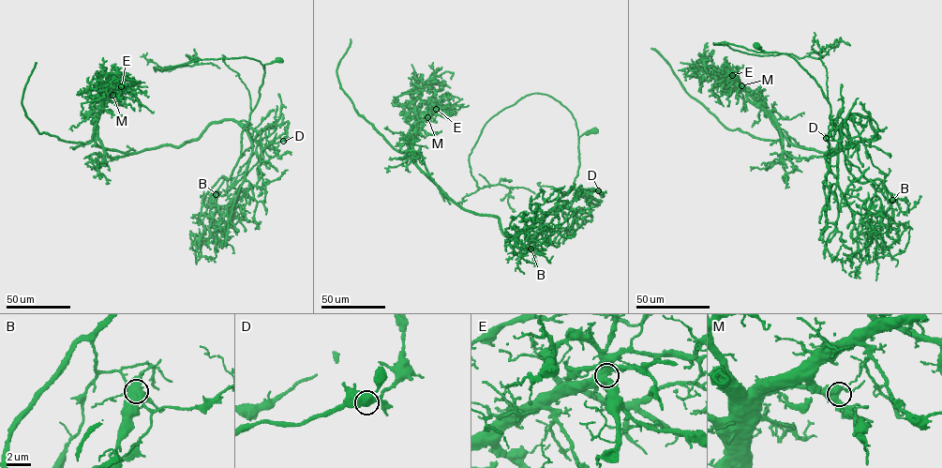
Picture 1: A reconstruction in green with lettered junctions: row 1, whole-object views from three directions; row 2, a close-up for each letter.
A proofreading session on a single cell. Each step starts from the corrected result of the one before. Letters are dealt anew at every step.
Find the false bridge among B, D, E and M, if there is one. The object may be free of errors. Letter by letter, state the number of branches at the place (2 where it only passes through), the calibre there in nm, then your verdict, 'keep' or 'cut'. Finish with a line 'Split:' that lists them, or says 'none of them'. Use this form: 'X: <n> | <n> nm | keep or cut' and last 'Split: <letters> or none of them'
B: 7 | 600 nm | cut
D: 3 | 600 nm | keep
E: 4 | 500 nm | keep
M: 4 | 500 nm | keep
Split: B

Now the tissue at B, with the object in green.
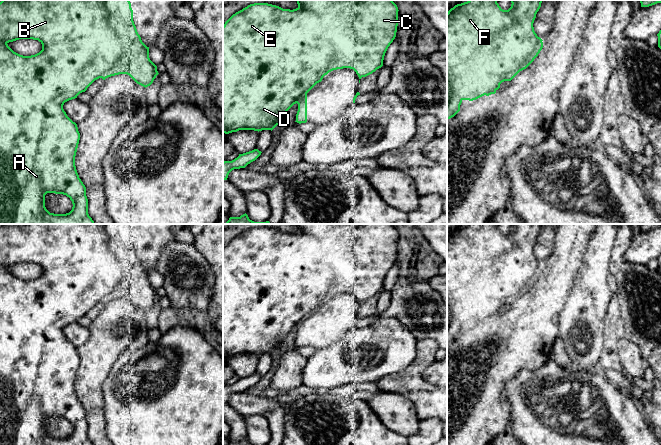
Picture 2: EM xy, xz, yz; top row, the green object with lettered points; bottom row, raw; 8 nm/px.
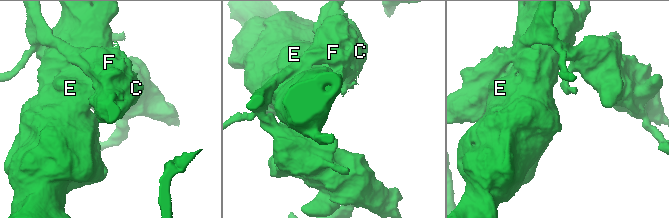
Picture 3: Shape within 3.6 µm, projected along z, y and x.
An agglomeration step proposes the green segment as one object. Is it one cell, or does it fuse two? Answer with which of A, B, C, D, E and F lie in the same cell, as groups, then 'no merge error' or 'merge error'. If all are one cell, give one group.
A B D E / C F | merge error

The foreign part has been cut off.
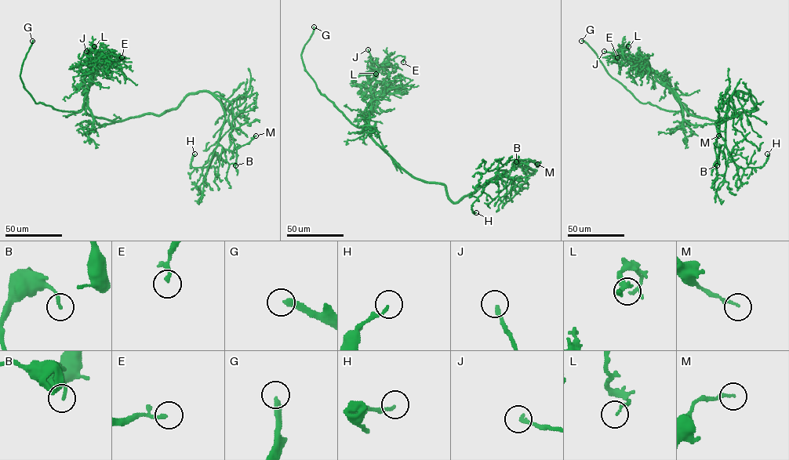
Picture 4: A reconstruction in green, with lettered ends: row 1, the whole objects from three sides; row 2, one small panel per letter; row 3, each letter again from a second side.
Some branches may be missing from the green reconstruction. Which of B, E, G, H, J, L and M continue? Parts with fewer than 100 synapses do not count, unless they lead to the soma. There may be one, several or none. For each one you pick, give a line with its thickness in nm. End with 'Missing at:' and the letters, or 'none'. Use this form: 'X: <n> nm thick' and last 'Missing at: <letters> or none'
G: 280 nm thick
Missing at: G

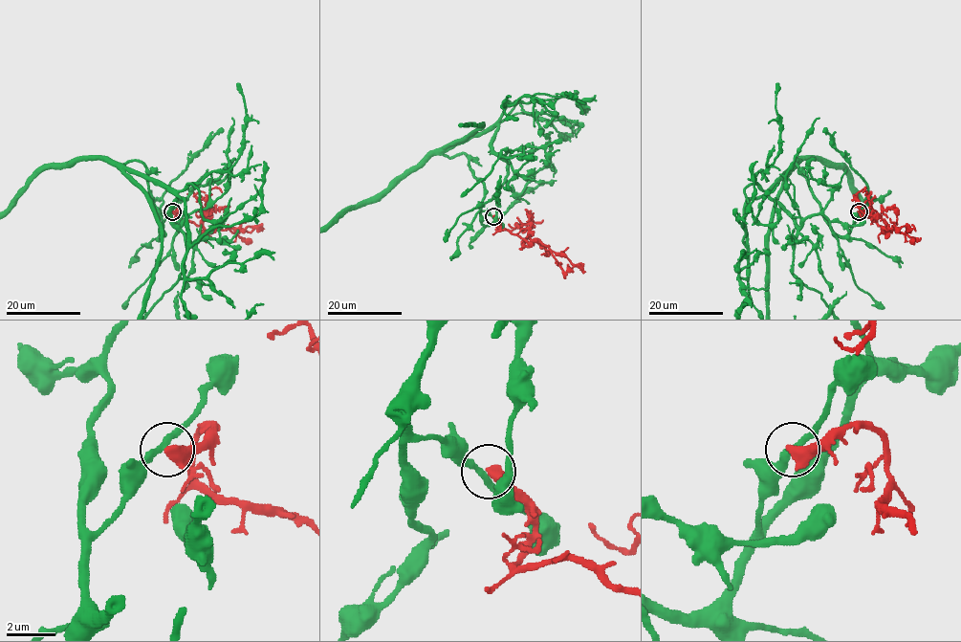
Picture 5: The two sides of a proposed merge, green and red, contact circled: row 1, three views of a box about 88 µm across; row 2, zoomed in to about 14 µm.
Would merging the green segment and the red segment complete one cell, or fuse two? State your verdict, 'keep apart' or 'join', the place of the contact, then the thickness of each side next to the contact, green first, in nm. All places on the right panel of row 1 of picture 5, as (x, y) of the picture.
keep apart; place (859, 211); calibres 260 and 500 nm

